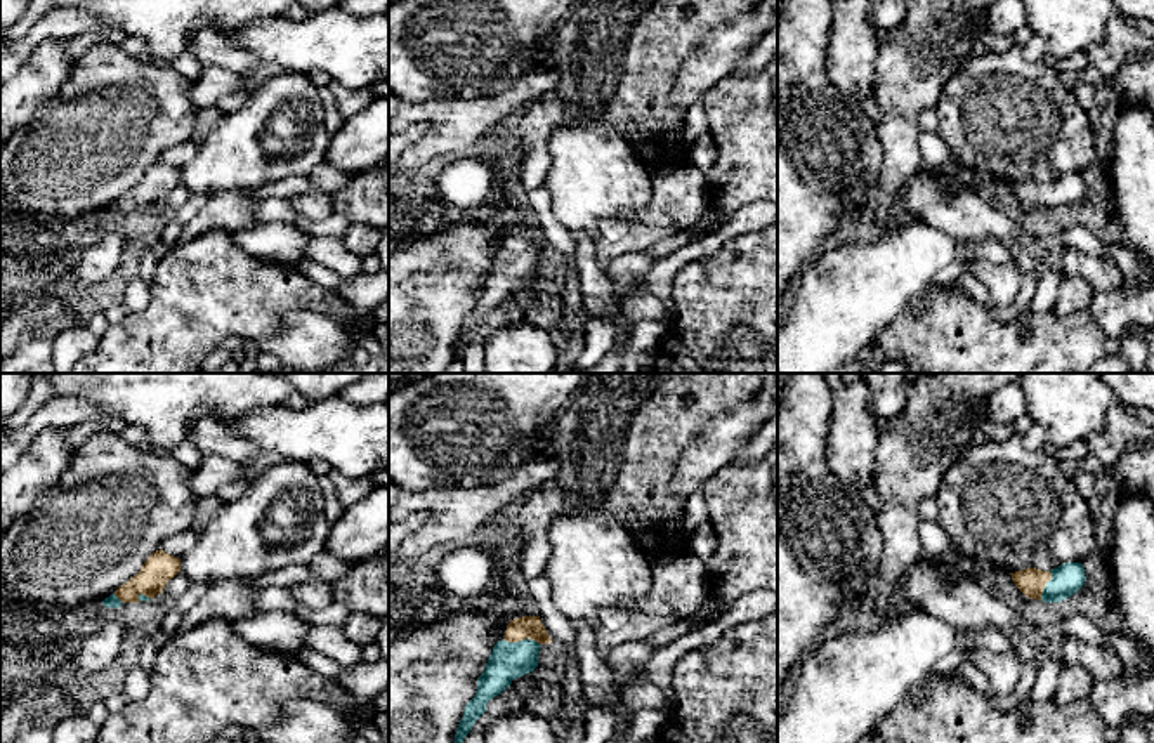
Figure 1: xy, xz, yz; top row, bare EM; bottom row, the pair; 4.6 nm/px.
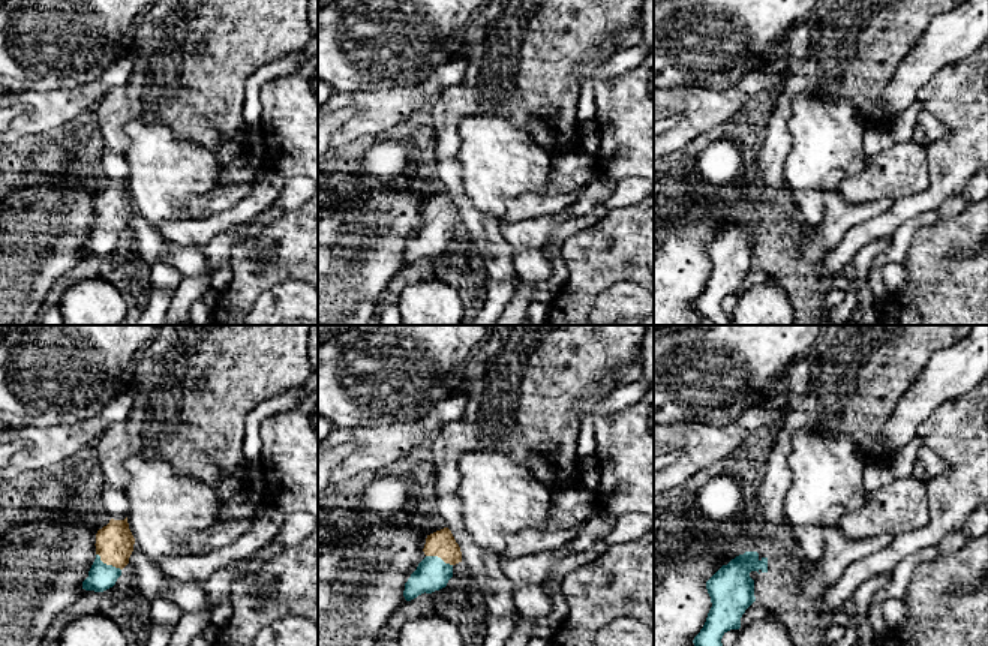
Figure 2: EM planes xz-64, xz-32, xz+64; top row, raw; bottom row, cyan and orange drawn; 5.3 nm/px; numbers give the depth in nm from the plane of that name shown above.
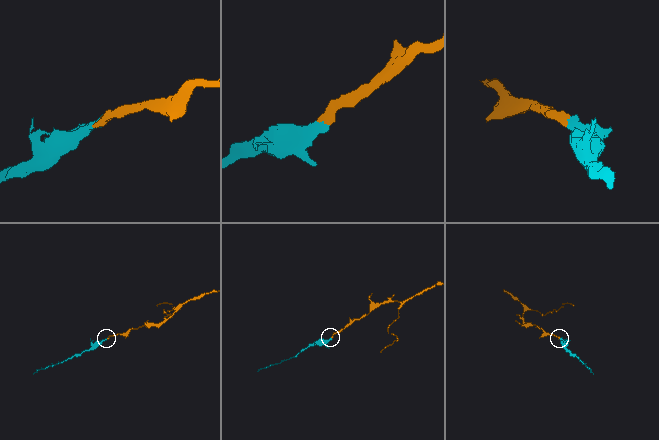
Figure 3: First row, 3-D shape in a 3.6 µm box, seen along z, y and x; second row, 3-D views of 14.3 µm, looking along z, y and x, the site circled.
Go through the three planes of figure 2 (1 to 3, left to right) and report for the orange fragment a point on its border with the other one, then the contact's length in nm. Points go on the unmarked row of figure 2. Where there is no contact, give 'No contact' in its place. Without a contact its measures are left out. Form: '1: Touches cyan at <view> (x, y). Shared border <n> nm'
1: Touches cyan at xz-64 (108, 230). Shared border 160 nm
2: Touches cyan at xz-32 (440, 222). Shared border 160 nm
3: No contact

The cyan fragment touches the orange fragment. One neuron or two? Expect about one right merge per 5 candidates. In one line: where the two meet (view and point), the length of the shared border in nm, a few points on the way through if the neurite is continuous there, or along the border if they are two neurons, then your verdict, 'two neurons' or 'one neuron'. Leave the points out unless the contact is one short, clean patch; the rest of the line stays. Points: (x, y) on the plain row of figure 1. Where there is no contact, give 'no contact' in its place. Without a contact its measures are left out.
contact xz (524, 250); length 170 nm; way xz (509, 271), (524, 250), (528, 238); one neuron

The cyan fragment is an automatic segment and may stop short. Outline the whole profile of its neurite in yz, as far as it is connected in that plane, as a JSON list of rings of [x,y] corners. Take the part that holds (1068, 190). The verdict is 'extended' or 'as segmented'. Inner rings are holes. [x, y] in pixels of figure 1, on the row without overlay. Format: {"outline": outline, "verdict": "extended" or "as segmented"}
{"outline": [[[1064,174],[1050,182],[1027,179],[1010,186],[1024,207],[1043,214],[1067,212],[1085,196],[1086,191],[1081,174]]], "verdict": "extended"}

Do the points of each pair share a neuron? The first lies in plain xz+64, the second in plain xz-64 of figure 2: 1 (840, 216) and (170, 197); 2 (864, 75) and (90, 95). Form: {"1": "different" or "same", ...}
{"1": "different", "2": "different"}

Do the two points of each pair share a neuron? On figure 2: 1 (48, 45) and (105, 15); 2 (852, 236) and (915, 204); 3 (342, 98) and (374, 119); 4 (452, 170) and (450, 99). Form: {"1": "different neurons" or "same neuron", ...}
{"1": "same neuron", "2": "same neuron", "3": "same neuron", "4": "different neurons"}

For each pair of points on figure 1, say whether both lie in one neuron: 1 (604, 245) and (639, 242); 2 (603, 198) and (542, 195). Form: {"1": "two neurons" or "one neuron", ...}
{"1": "one neuron", "2": "two neurons"}

